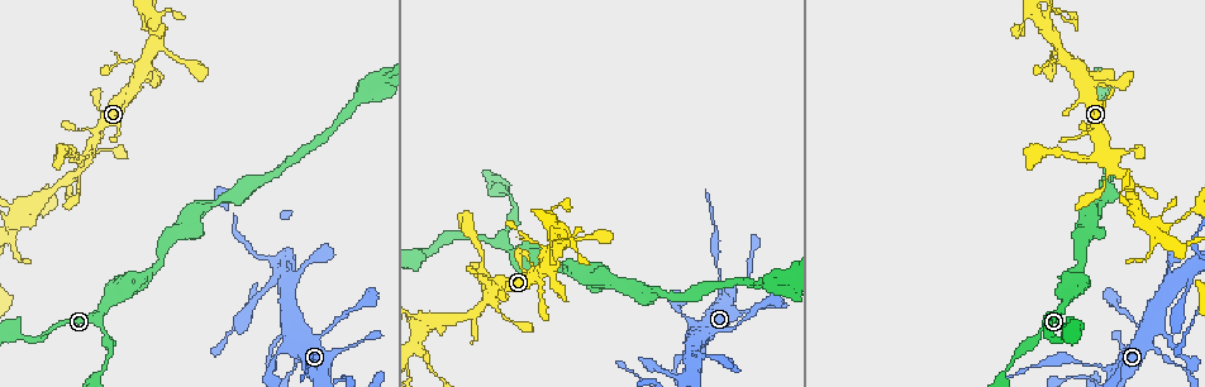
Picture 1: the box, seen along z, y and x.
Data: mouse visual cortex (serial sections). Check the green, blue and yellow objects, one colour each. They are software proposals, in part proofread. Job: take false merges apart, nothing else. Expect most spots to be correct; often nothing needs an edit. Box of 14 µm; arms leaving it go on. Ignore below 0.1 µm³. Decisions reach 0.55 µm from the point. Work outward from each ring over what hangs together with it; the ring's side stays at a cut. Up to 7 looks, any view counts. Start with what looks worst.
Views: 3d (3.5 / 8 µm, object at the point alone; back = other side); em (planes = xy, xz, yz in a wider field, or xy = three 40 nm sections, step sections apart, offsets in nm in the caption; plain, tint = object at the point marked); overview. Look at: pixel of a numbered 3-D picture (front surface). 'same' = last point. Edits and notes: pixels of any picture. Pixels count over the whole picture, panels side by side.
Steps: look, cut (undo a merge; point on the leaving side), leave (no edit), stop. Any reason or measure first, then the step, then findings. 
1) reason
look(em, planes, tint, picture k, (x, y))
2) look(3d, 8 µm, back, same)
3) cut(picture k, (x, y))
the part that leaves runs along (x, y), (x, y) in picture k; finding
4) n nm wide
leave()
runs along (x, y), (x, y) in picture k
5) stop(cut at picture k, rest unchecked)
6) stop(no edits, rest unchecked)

small branch off a trunk
look(3d, 3.5 µm, picture 1, (724, 291))

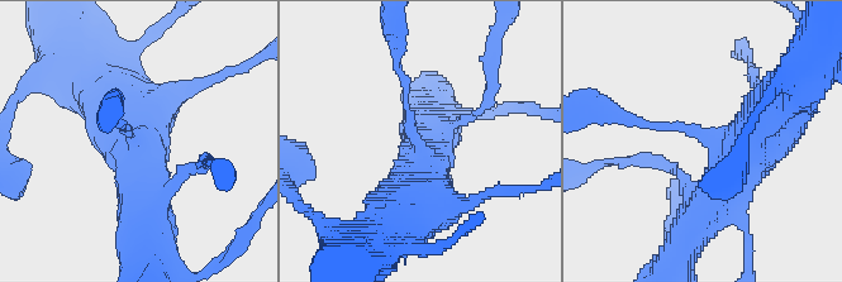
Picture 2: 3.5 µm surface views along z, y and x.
3 arms; arms of 100, 450, 600 nm; shape alone is not enough
look(em, planes, tint, picture 2, (707, 140))

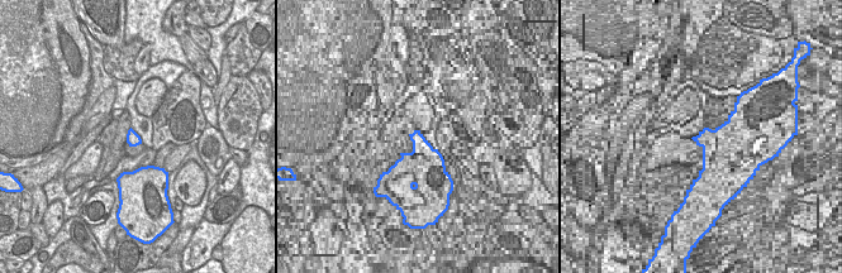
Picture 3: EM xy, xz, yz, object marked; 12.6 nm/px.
cut it another way
look(em, xy, step 1, tint, same)

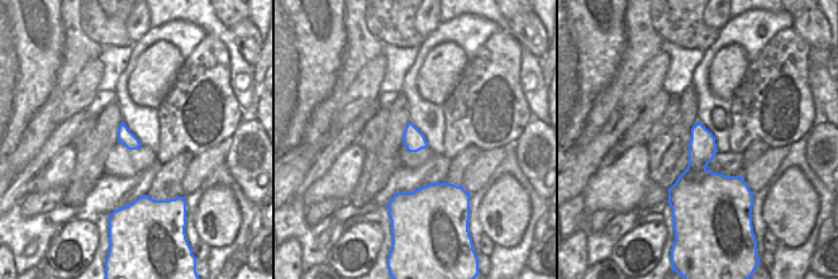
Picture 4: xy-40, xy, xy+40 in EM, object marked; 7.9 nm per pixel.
leave()
continuous, no second cell

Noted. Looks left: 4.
look(3d, 3.5 µm, picture 1, (705, 349))

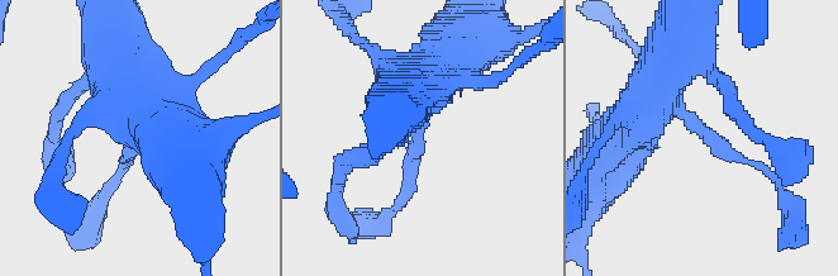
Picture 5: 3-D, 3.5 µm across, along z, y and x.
arms of 150, 600 nm
look(em, xy, step 1, tint, picture 5, (694, 121))

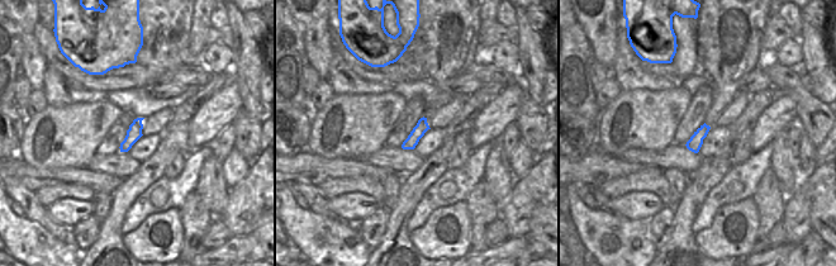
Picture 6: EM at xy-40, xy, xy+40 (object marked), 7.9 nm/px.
leave()
runs along (636, 118), (650, 95), (760, 165) in picture 5; one cell here

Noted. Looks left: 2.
sharp bend
look(3d, 3.5 µm, picture 1, (91, 149))

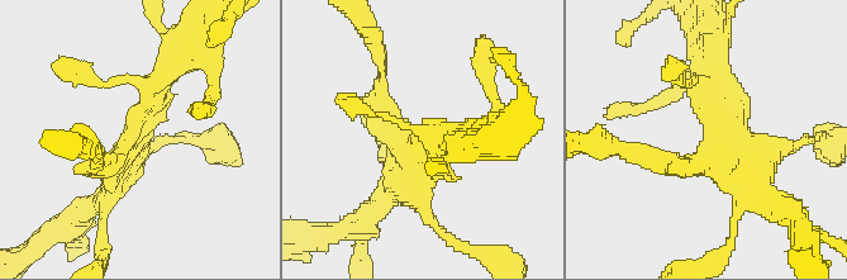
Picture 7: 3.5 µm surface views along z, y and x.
now the EM
look(em, xy, step 1, tint, picture 7, (719, 132))

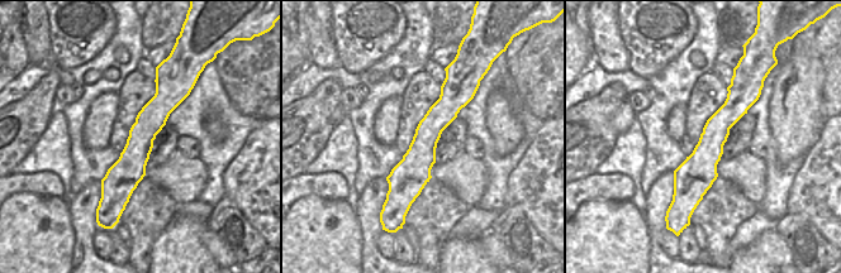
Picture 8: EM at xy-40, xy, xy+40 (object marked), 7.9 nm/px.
260 nm wide
leave()
runs along (158, 78), (120, 205) in picture 8; one cell here

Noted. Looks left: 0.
stop(no edits, rest unchecked)

